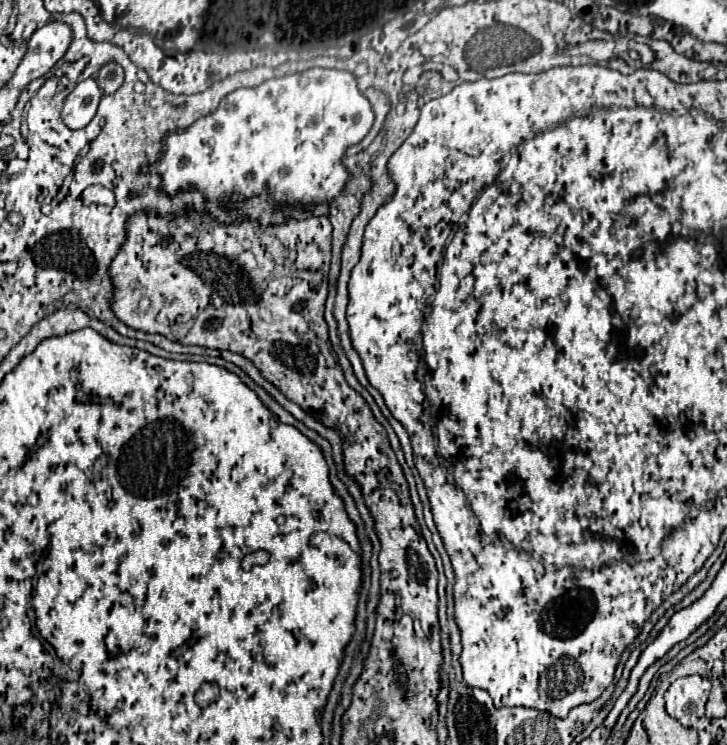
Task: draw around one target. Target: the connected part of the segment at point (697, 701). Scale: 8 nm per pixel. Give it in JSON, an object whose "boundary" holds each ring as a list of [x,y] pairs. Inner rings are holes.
{"boundary":[[[699,675],[678,678],[664,694],[666,712],[685,727],[693,726],[693,715],[702,725],[710,689],[710,680]]]}

